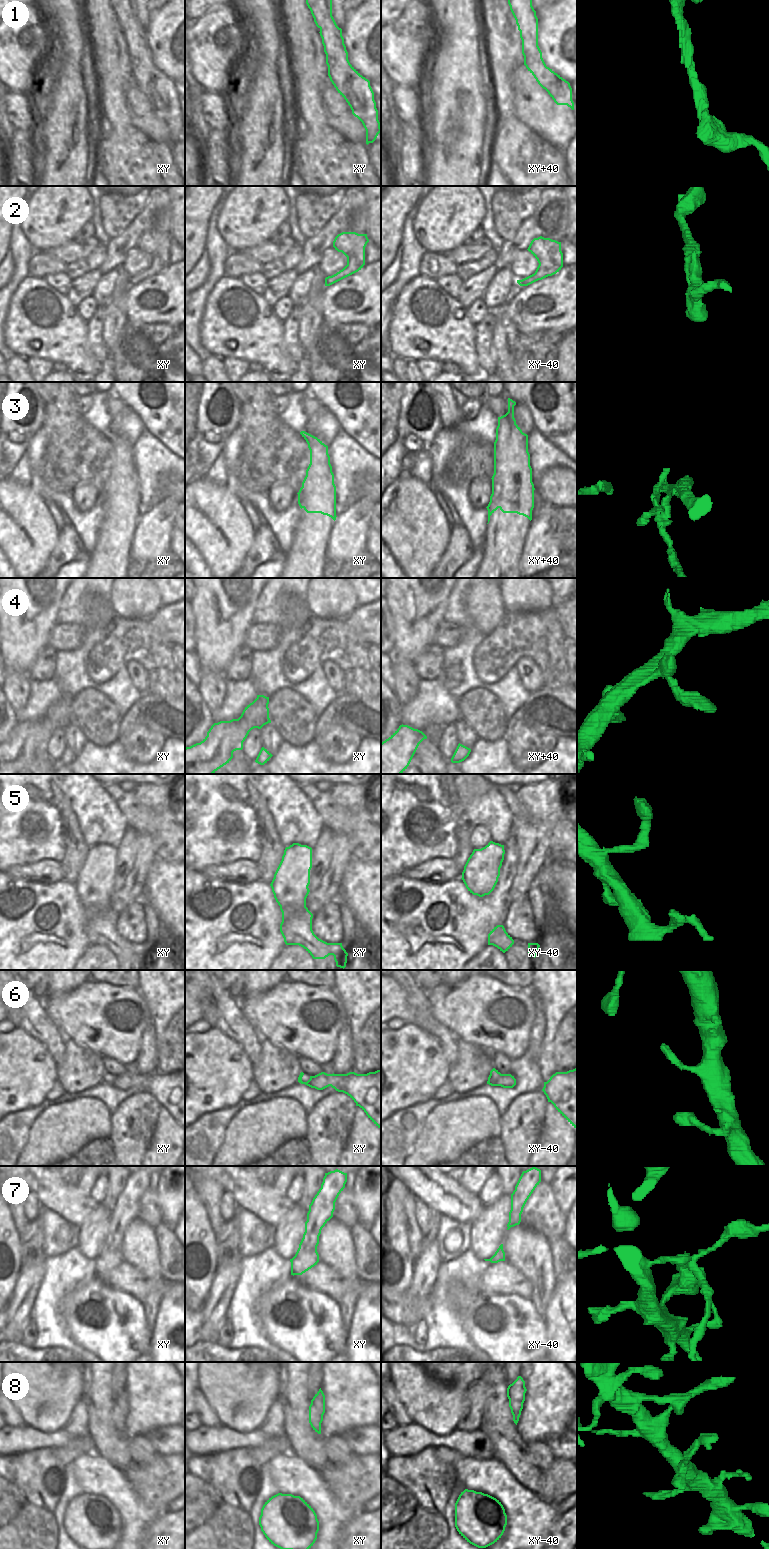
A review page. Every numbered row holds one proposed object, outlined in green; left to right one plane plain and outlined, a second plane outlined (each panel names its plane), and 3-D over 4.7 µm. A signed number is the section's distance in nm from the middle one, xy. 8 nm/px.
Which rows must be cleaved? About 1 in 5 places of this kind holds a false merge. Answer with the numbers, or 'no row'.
3, 5, 7

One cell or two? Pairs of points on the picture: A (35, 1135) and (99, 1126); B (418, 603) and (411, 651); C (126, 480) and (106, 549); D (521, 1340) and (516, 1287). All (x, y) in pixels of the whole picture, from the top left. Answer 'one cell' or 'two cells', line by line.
A: one cell
B: one cell
C: one cell
D: two cells

